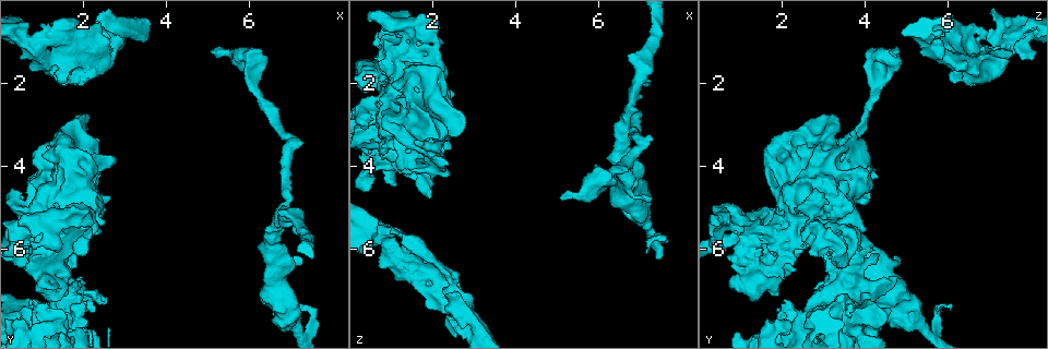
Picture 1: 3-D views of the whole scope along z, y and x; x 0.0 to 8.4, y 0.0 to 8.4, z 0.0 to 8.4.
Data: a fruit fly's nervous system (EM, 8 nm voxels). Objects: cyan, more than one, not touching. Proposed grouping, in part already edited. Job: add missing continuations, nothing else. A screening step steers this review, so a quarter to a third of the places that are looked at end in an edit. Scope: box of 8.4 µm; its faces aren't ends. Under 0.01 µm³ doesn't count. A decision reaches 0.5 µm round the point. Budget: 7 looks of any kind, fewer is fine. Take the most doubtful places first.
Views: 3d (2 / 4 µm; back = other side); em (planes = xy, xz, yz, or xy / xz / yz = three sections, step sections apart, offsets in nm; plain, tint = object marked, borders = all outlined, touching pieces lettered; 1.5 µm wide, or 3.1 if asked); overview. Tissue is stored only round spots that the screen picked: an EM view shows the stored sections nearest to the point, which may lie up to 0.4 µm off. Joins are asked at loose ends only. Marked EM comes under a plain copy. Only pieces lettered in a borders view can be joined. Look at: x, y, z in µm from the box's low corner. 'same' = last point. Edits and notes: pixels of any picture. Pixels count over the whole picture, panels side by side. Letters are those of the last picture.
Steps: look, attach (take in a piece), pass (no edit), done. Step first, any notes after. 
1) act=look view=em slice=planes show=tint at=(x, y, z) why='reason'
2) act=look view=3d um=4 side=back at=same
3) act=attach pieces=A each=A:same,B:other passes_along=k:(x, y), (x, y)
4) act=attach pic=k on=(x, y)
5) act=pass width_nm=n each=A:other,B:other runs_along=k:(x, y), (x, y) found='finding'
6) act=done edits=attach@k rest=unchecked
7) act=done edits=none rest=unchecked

act=look view=em slice=planes show=borders at=(2.80, 3.85, 3.00) why='free end'

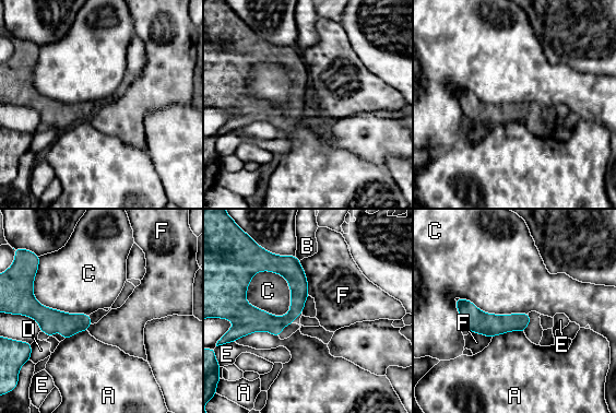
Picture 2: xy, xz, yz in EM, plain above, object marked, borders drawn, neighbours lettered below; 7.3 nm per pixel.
act=pass longest_contact=C:400nm each=A:other,B:other,C:other,D:other,E:other,F:other runs_along=2:(458, 303), (480, 322), (526, 320) found='none of them fits'

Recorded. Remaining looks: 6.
act=look view=em slice=planes show=borders at=(5.10, 1.30, 4.75) why='branch stops here'

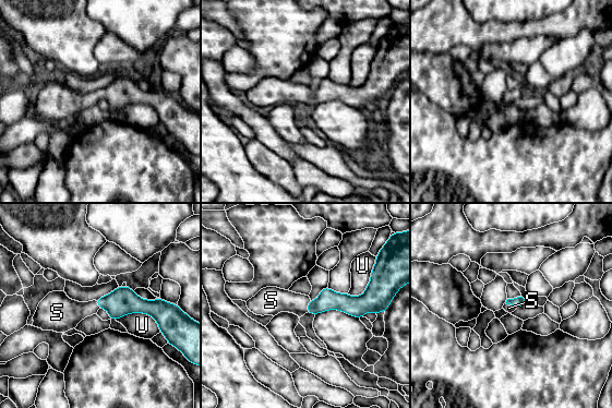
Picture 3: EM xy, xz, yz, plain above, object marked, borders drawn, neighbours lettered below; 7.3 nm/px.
act=attach pieces=S each=S:same,U:other passes_along=3:(327, 299), (308, 306), (275, 300) found='it goes on there'

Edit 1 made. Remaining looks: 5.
act=done edits=attach@3 rest=unchecked

